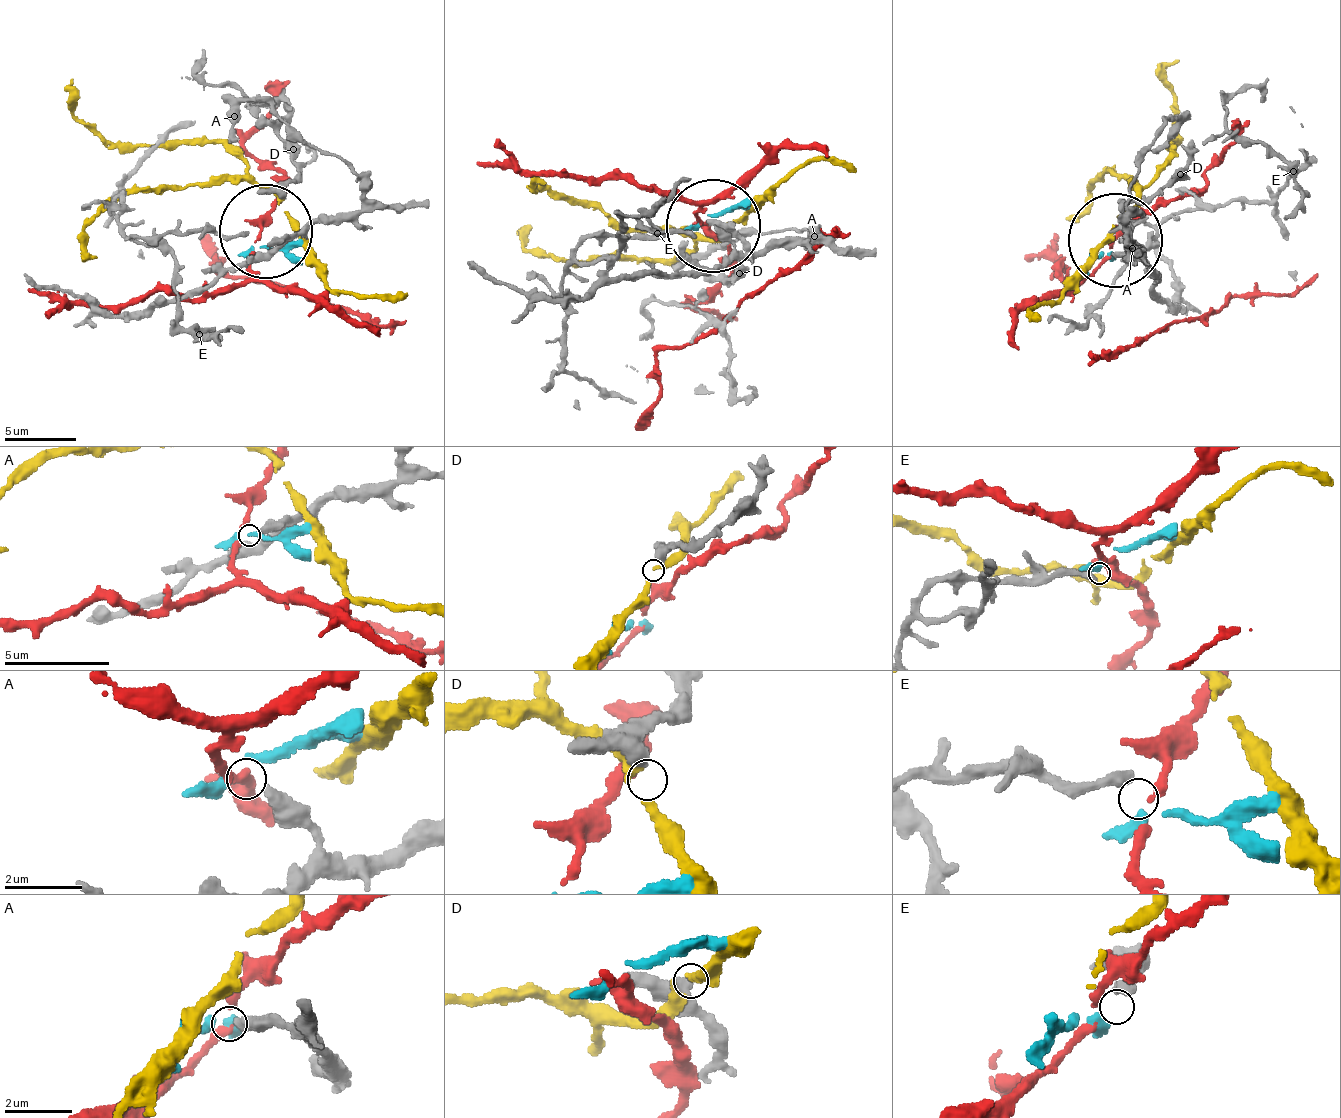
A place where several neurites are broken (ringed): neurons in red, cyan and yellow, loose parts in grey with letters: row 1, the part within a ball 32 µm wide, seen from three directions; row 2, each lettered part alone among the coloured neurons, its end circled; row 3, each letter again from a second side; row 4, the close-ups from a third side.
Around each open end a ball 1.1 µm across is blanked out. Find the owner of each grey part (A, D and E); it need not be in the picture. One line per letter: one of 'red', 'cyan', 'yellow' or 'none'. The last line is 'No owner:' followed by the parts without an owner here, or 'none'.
A: none
D: none
E: cyan
No owner: A, D

